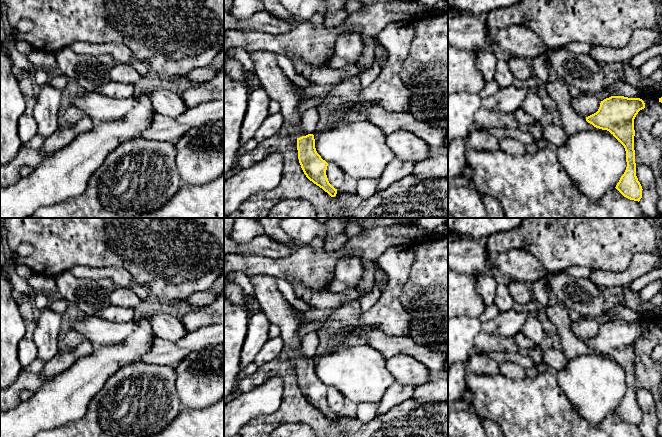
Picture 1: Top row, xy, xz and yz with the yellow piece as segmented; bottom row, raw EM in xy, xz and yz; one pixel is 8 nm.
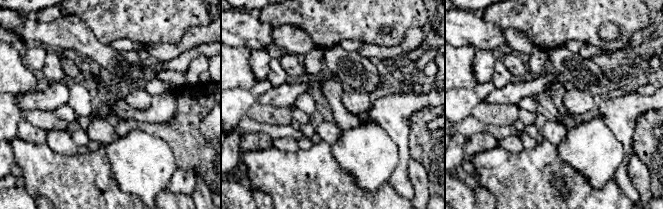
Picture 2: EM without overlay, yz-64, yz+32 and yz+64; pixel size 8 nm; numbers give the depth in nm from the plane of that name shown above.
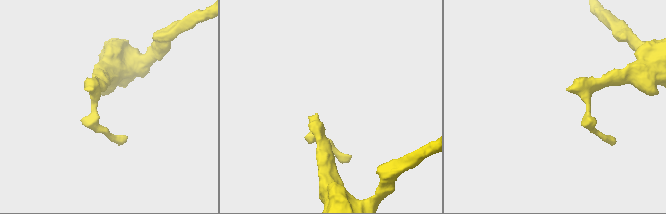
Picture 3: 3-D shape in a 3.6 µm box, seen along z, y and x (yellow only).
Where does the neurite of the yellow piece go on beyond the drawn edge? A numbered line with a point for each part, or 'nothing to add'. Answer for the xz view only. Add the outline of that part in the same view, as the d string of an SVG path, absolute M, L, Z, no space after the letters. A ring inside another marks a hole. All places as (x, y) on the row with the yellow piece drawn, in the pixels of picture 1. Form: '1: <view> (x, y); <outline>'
1: xz (281, 89); M256 50L249 52L249 54L255 65L254 73L262 88L267 91L272 100L280 104L280 113L284 118L285 125L292 130L295 138L306 136L301 131L297 86L281 70L275 53Z

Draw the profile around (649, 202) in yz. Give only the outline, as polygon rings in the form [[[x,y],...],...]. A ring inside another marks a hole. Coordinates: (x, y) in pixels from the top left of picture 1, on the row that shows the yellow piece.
[[[636,165],[636,176],[643,189],[639,204],[644,215],[648,218],[662,217],[658,211],[660,197],[656,190],[656,182],[651,168],[645,165]]]

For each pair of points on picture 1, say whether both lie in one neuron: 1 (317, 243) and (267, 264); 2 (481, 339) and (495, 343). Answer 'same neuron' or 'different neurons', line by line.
1: different neurons
2: same neuron

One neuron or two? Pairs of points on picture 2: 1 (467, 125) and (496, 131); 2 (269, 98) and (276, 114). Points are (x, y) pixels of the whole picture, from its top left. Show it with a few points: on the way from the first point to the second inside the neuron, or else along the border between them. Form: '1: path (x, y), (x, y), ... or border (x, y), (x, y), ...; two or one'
1: path (474, 126), (489, 128); one
2: border (256, 101), (262, 104), (290, 107); two

